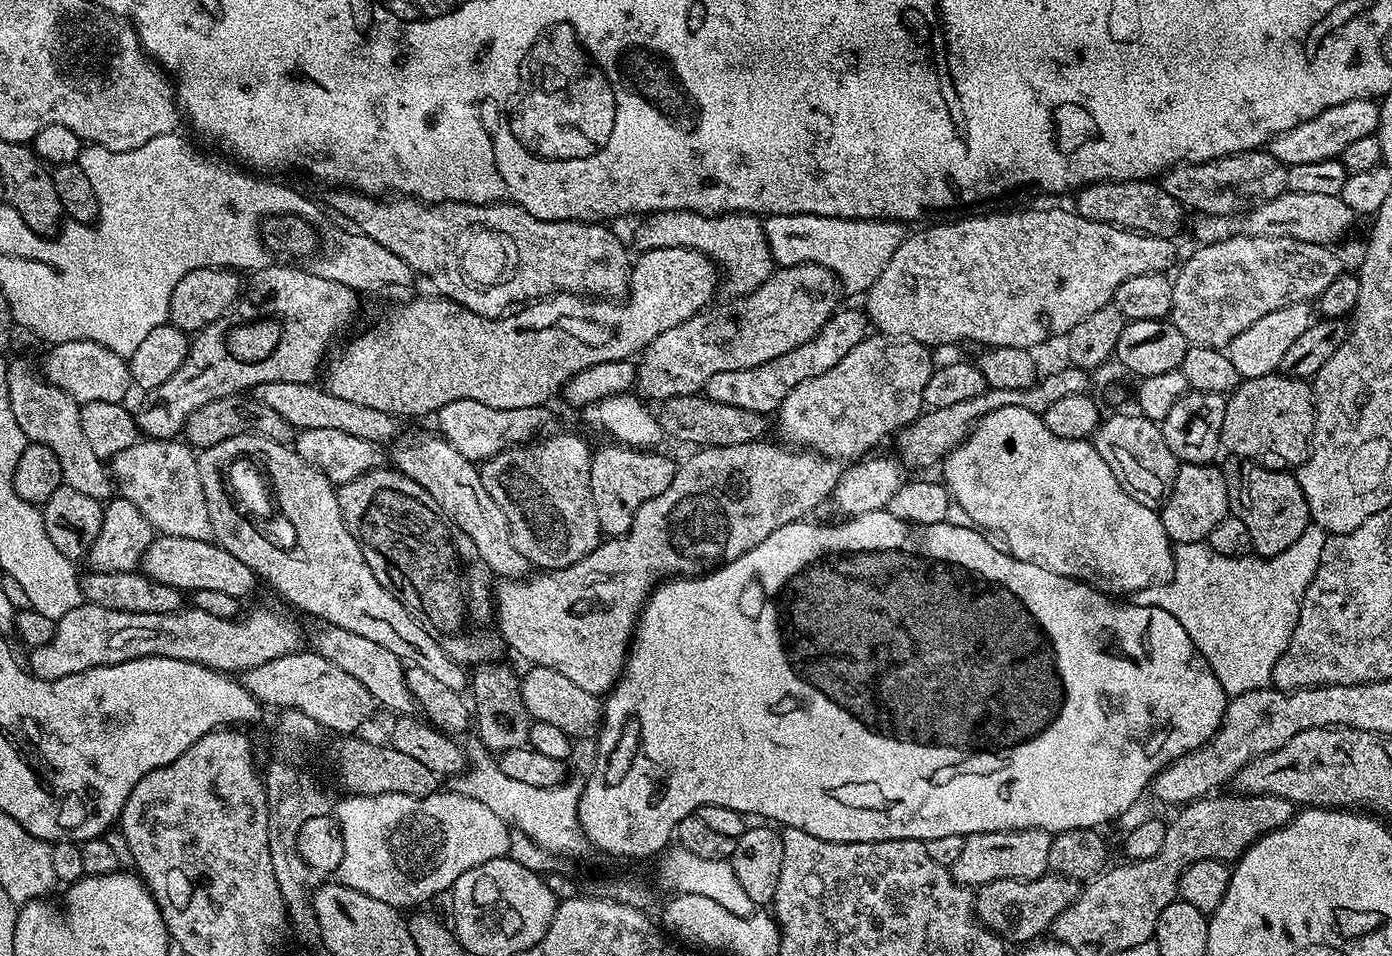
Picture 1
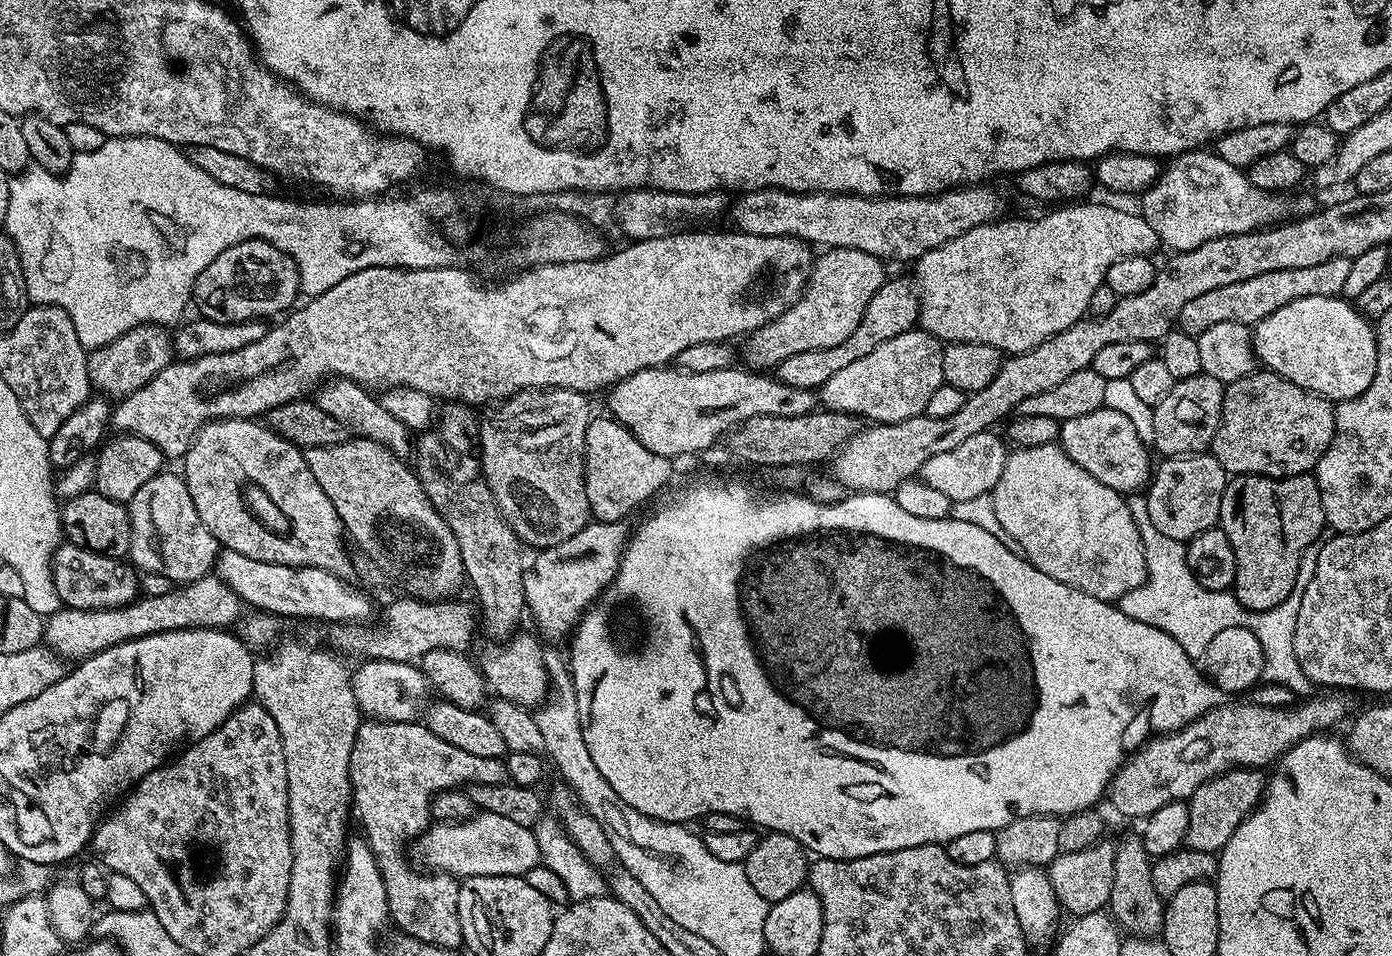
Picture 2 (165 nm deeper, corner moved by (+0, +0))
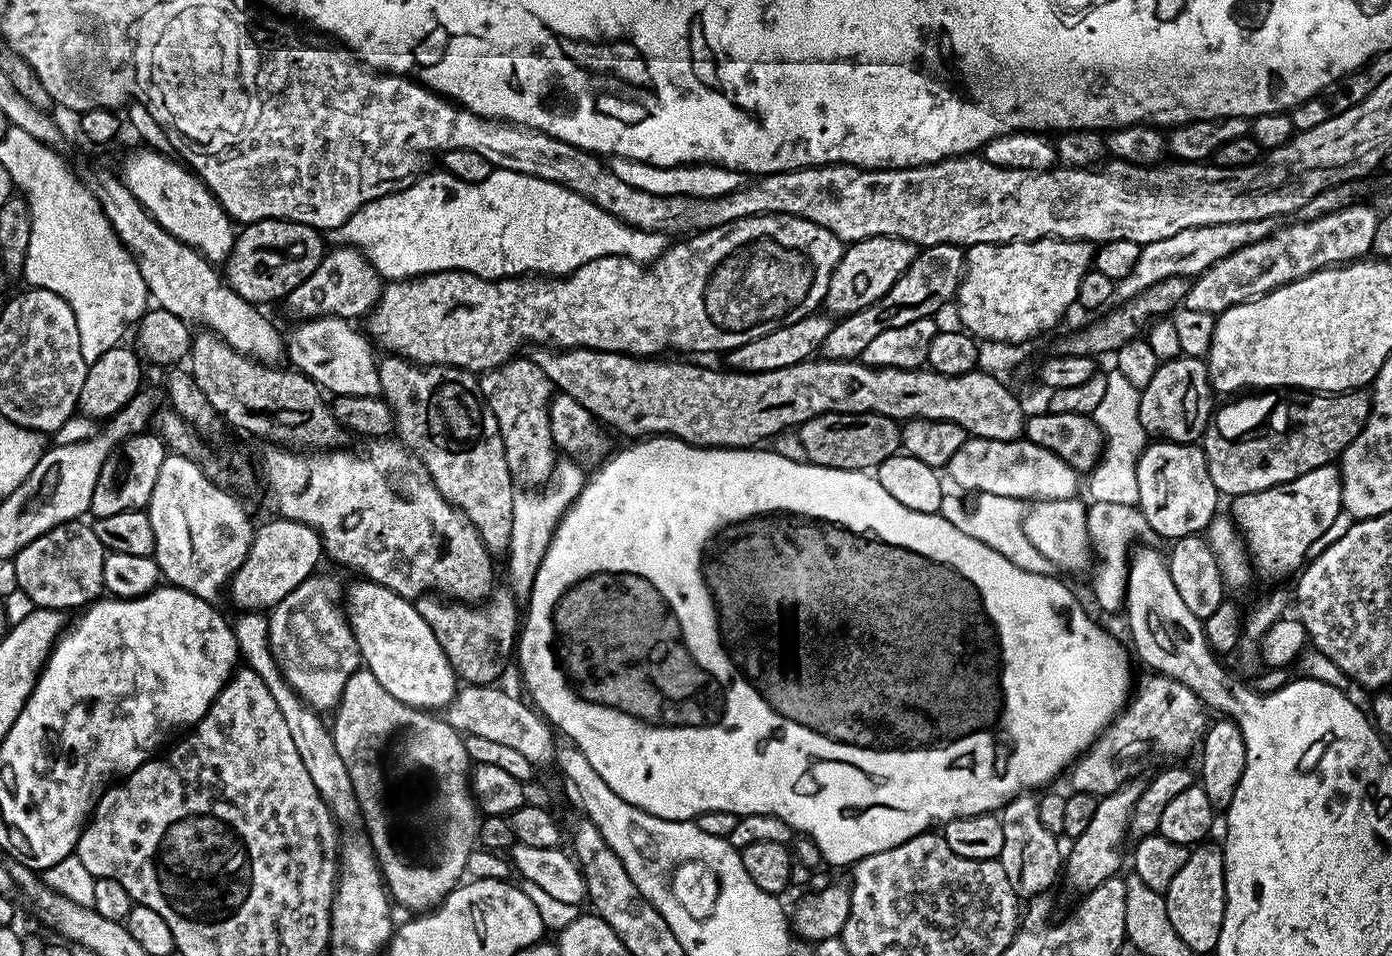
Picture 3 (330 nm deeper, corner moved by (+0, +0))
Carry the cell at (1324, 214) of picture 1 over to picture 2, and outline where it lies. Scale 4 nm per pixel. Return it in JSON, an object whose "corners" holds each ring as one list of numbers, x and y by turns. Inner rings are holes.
{"corners":[[1193,150,1181,152,1163,165,1160,177,1139,197,1138,211,1150,222,1150,230,1154,230,1163,247,1165,244,1172,248,1173,253,1189,252,1202,246,1202,242,1254,232,1291,216,1312,215,1314,205,1310,197,1300,196,1292,201,1287,198,1284,194,1258,190,1241,169,1230,166,1215,151]]}

